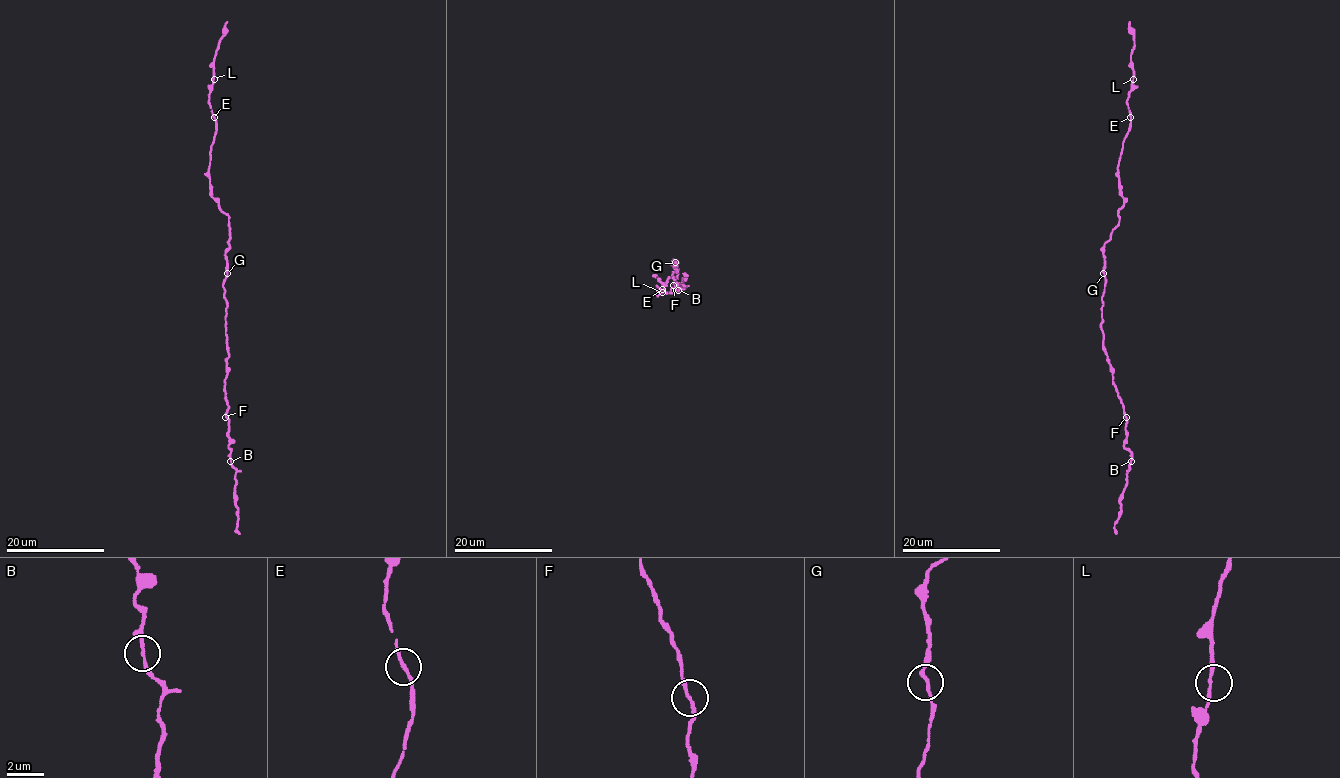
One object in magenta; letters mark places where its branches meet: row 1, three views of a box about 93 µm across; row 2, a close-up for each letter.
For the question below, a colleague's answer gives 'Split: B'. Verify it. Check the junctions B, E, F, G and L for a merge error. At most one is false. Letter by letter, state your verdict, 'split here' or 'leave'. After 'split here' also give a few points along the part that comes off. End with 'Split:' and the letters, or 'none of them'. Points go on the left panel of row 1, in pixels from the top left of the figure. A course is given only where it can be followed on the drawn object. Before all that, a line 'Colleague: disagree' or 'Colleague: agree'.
Colleague: disagree
B: leave
E: leave
F: leave
G: leave
L: leave
Split: none of them

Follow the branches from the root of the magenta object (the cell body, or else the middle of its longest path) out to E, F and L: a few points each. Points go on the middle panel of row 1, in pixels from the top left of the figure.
E: (675, 264), (673, 262), (677, 262), (677, 278), (669, 277), (662, 282), (657, 276), (664, 287), (662, 290)
F: (675, 264), (671, 264), (673, 260), (677, 265), (673, 271), (673, 285)
L: (675, 264), (677, 278), (662, 282), (657, 276), (664, 287), (657, 286), (662, 292)

